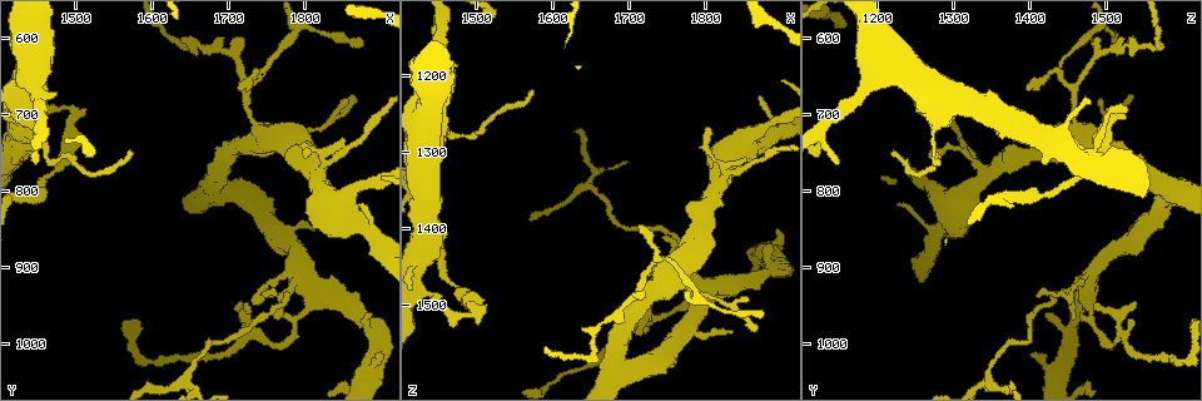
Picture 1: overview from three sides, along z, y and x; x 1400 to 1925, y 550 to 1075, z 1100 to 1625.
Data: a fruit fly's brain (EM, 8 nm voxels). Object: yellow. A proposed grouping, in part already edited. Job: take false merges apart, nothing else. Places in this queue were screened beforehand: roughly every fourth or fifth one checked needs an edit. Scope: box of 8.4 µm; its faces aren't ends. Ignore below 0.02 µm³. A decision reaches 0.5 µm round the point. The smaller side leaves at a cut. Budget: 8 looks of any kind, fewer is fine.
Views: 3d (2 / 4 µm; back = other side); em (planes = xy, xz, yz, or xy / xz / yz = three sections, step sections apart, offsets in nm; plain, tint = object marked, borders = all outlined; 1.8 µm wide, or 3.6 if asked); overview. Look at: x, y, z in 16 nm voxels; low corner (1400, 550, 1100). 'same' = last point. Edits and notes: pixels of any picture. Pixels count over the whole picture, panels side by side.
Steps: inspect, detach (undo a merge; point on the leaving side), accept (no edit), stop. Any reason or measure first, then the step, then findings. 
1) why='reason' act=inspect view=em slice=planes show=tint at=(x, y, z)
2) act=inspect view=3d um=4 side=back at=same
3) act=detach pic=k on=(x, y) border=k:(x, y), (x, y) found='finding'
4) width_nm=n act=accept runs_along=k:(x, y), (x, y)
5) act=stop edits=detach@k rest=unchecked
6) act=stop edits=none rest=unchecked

why='abrupt turn' act=inspect view=em slice=planes show=tint at=(1650, 610, 1570)

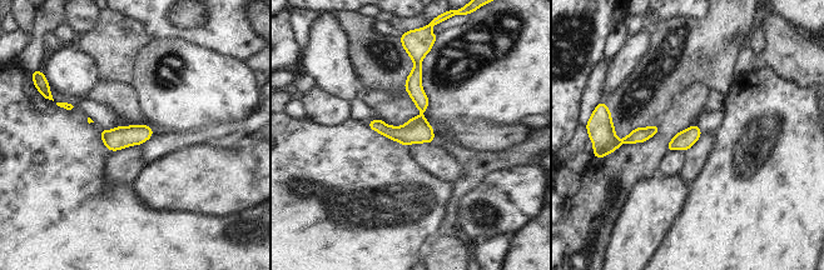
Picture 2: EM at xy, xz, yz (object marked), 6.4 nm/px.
act=accept found='continuous, no second neuron'

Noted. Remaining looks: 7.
why='a fork' act=inspect view=3d um=2 at=(1725, 670, 1460)

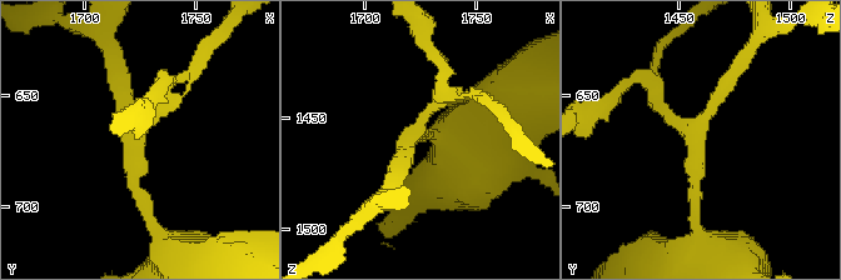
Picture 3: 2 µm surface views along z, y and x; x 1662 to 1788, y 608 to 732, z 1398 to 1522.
why='shape alone is not enough' act=inspect view=em slice=planes show=tint at=(1722, 671, 1459)

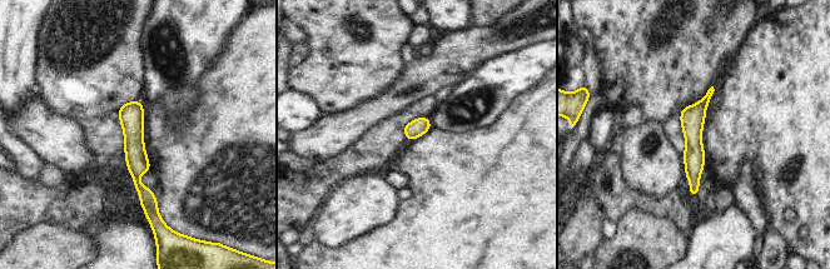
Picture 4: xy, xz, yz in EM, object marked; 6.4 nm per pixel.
act=accept runs_along=4:(711, 89), (694, 115), (694, 193) found='one neuron here'

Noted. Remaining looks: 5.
why='sudden change in width' act=inspect view=3d um=2 at=(1490, 690, 1510)

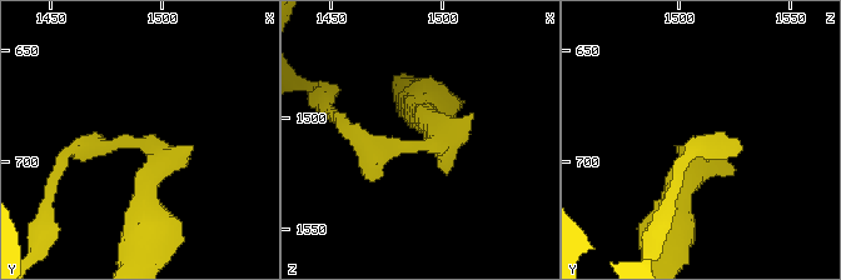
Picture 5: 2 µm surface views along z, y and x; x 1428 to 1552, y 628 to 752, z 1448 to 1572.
act=inspect view=em slice=planes show=tint at=(1492, 691, 1513)

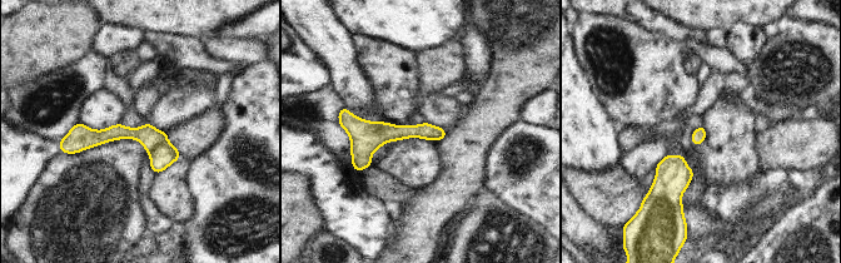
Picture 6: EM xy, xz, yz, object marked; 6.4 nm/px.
act=detach pic=6 on=(164, 154) border=6:(167, 140), (158, 144), (149, 153) found='two neurons meet here'

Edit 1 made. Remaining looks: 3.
act=stop edits=detach@6 rest=unchecked

